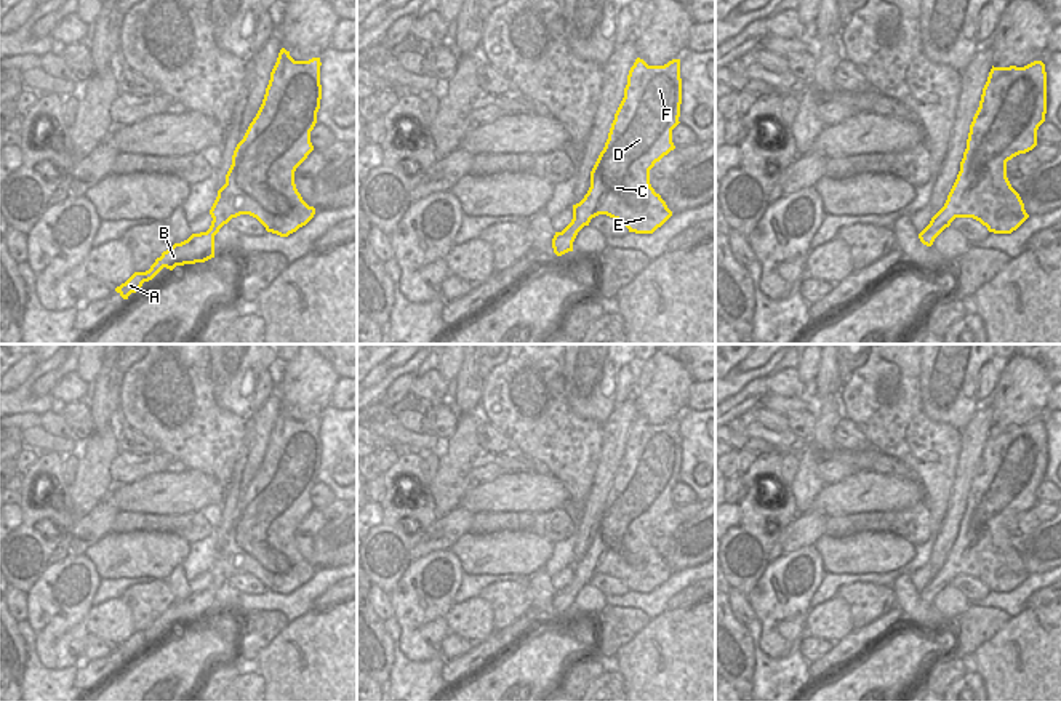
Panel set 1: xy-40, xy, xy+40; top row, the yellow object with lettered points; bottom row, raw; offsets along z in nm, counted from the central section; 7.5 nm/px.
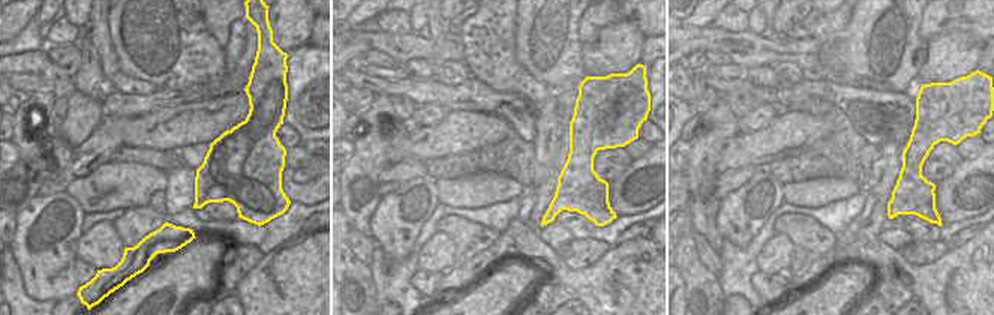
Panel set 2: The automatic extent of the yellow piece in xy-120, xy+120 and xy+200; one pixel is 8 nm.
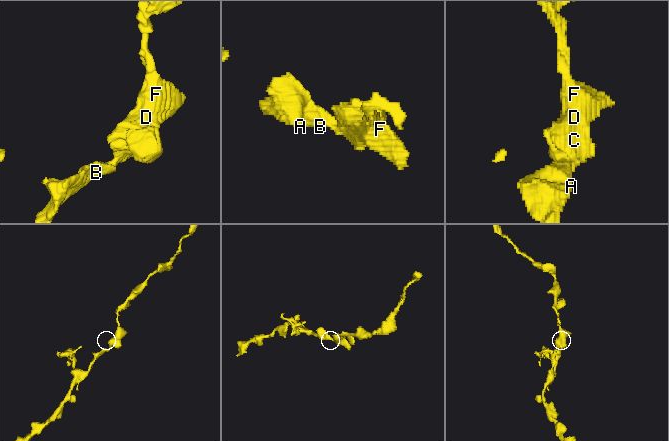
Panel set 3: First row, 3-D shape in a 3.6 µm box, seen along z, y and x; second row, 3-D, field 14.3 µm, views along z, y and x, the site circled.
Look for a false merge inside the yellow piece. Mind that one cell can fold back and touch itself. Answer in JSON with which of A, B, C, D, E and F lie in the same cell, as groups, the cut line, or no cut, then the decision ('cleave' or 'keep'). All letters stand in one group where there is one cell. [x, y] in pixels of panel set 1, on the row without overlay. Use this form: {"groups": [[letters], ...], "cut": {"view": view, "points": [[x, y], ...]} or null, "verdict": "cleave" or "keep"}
{"groups": [["A", "B", "C", "D", "E", "F"]], "cut": null, "verdict": "keep"}

